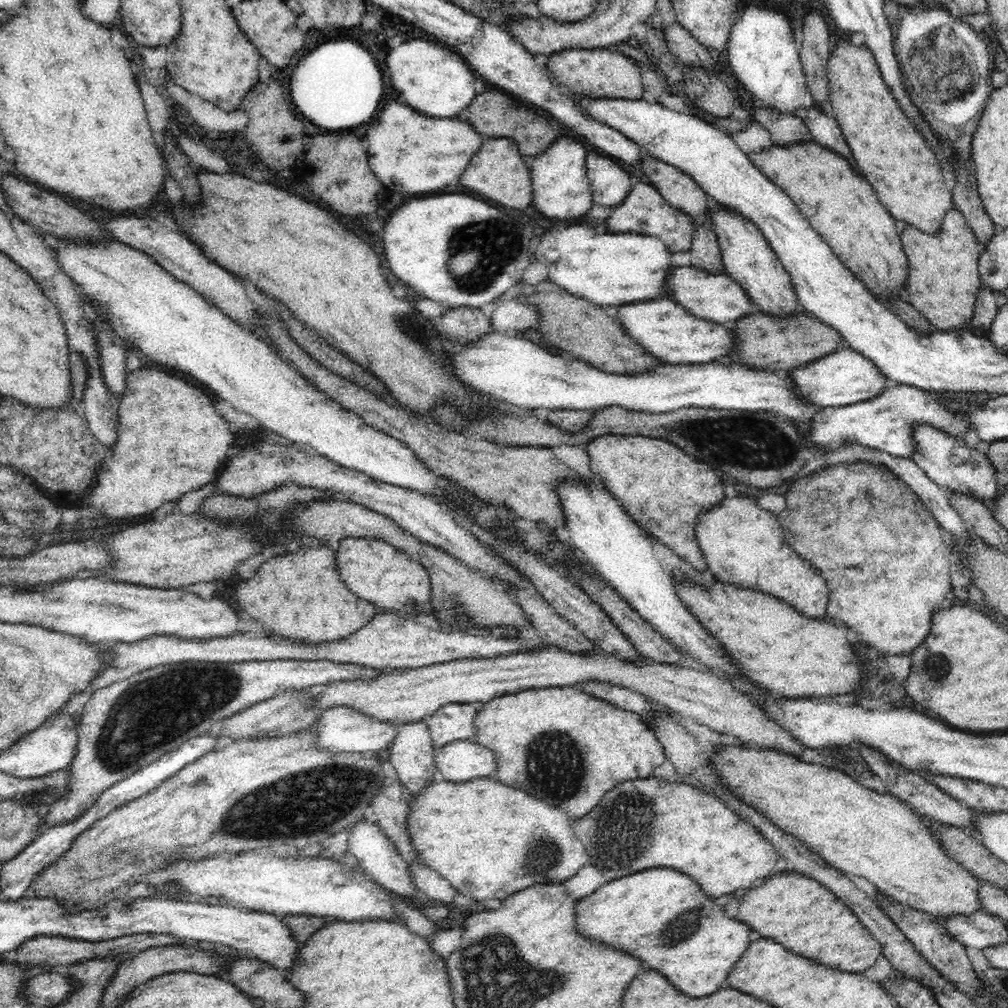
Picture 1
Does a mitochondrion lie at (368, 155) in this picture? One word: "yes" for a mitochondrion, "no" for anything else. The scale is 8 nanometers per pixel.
no

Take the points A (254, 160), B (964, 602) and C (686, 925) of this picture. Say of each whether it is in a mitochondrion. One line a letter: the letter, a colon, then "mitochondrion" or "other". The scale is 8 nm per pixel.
A: other
B: other
C: mitochondrion

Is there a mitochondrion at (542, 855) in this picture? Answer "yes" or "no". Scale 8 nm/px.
yes

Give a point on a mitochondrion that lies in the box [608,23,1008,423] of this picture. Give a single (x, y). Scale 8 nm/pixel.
(945, 72)

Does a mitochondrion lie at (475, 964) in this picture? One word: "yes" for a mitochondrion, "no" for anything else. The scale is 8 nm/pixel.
yes

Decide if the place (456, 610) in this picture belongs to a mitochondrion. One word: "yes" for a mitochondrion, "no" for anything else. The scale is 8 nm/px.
yes

